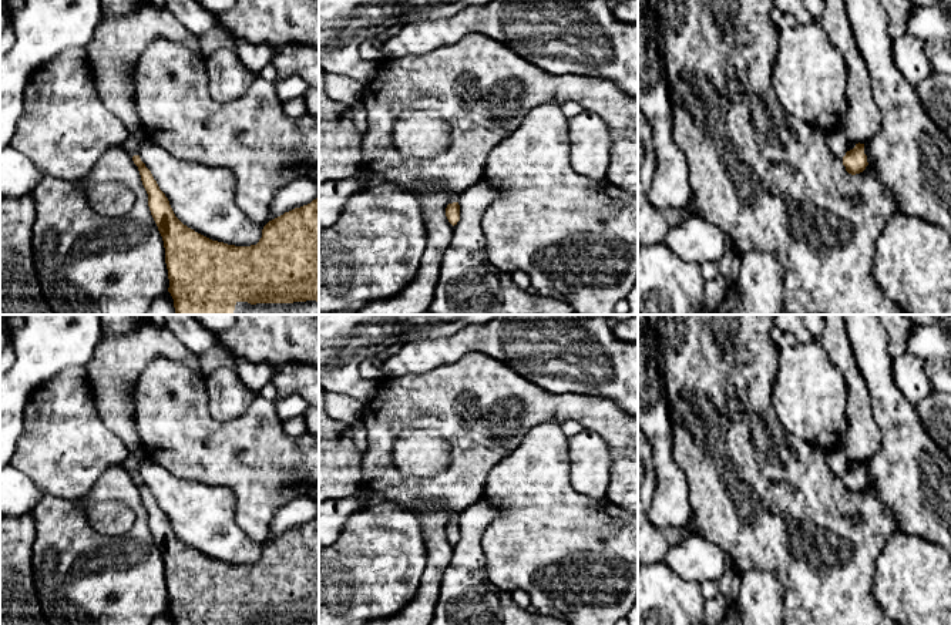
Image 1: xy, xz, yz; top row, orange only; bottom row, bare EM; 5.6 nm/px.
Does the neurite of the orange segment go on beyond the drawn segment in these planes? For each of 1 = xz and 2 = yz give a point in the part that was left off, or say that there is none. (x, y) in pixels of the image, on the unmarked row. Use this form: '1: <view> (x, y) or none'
1: none
2: none

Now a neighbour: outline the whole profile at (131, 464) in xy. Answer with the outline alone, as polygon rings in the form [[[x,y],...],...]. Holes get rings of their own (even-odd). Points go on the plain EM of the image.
[[[131,453],[118,467],[125,470],[128,474],[140,474],[140,466],[141,461],[144,460],[144,456]]]

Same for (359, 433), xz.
[[[360,420],[357,423],[353,423],[350,429],[352,429],[353,441],[357,451],[360,454],[364,454],[367,450],[367,431],[363,421]]]

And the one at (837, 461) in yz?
[[[831,450],[824,454],[826,464],[837,477],[843,477],[848,470],[848,458],[841,450]]]

